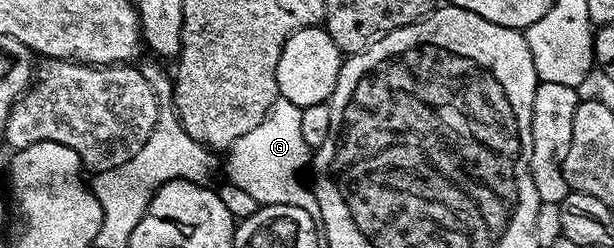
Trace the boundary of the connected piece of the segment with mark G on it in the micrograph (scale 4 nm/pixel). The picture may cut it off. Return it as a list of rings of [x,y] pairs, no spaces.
[[[278,99],[265,114],[261,126],[249,130],[249,134],[241,134],[237,142],[226,149],[227,176],[230,183],[241,186],[260,206],[264,204],[284,204],[285,206],[301,206],[305,214],[309,214],[317,222],[321,221],[321,206],[317,206],[317,198],[310,187],[303,185],[299,175],[303,167],[309,164],[309,149],[305,138],[301,135],[301,114],[303,109],[293,106],[293,102]]]

